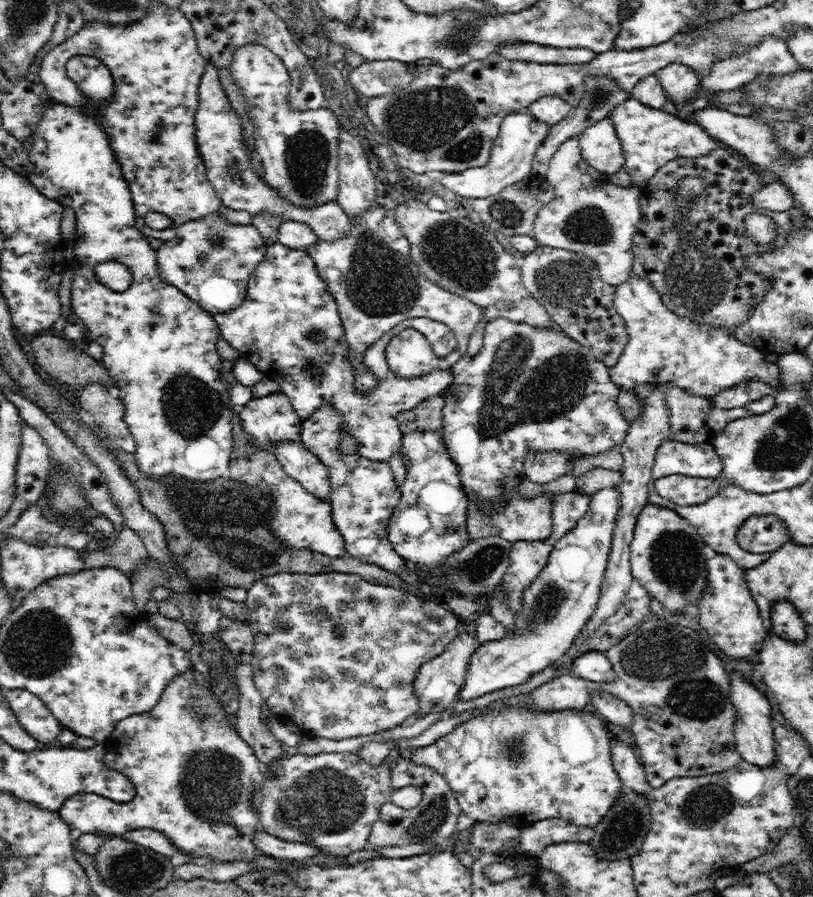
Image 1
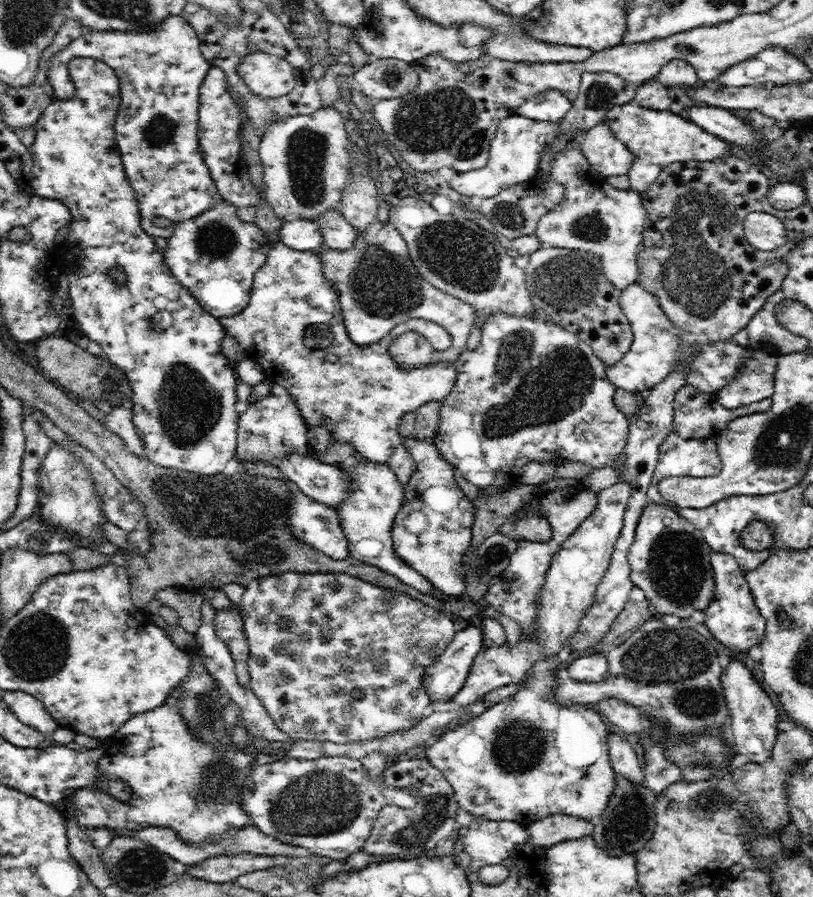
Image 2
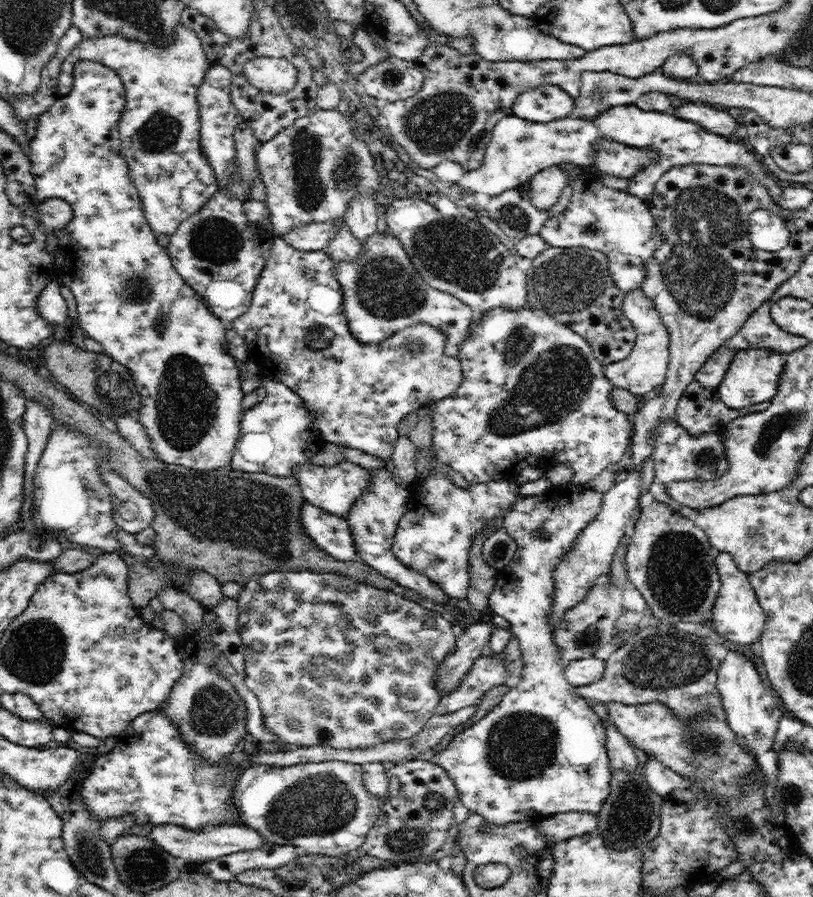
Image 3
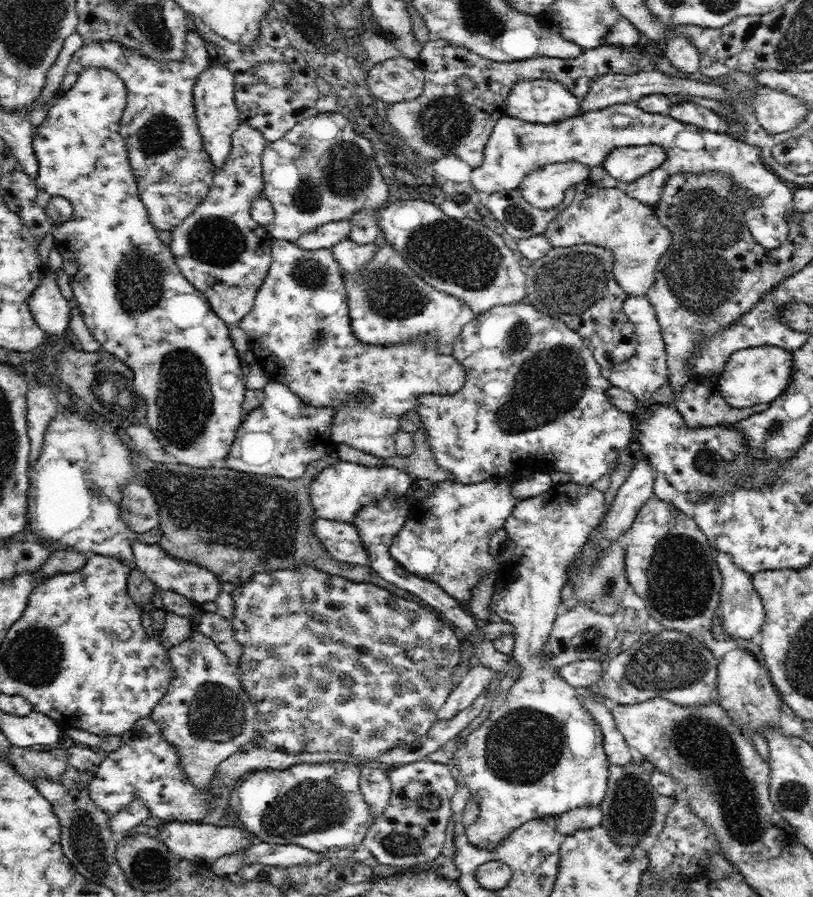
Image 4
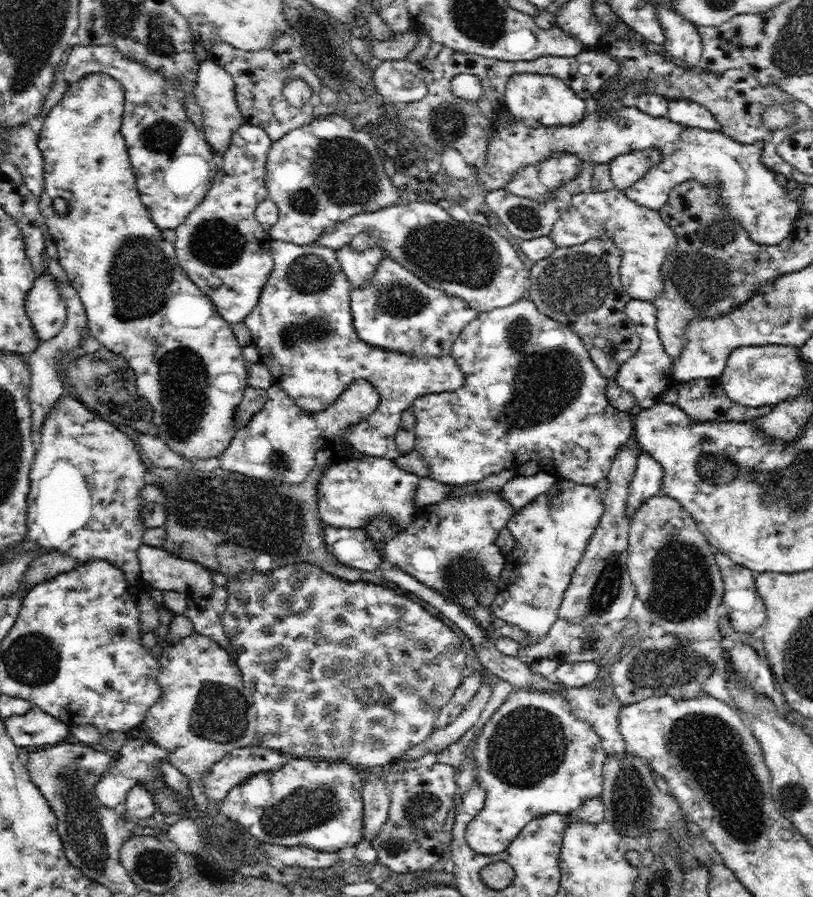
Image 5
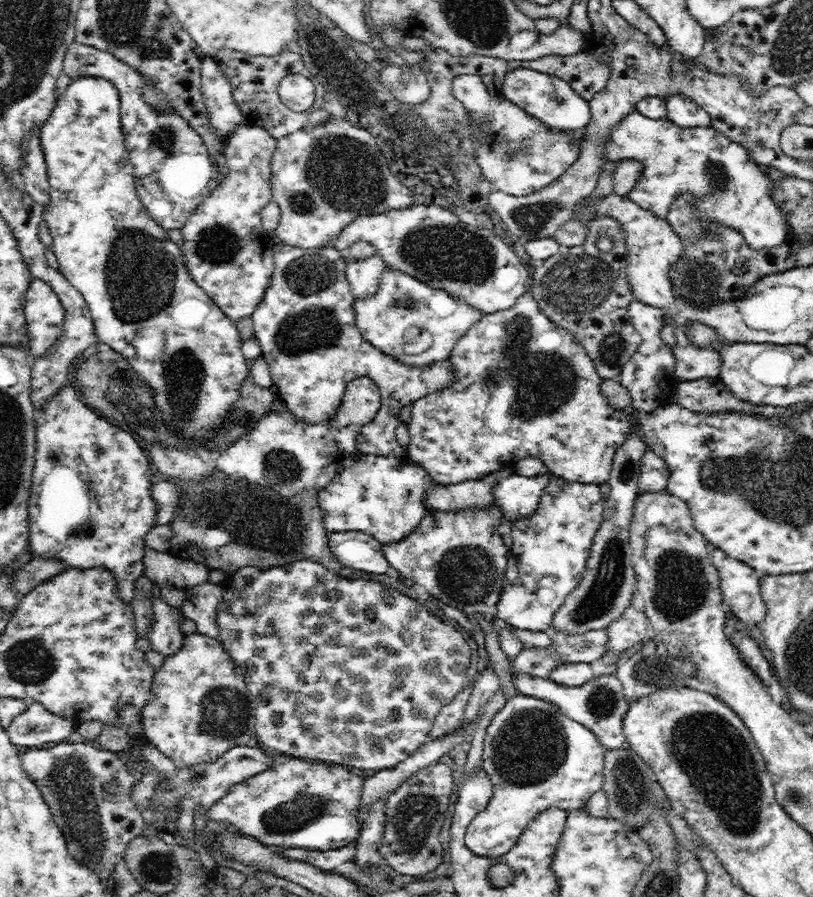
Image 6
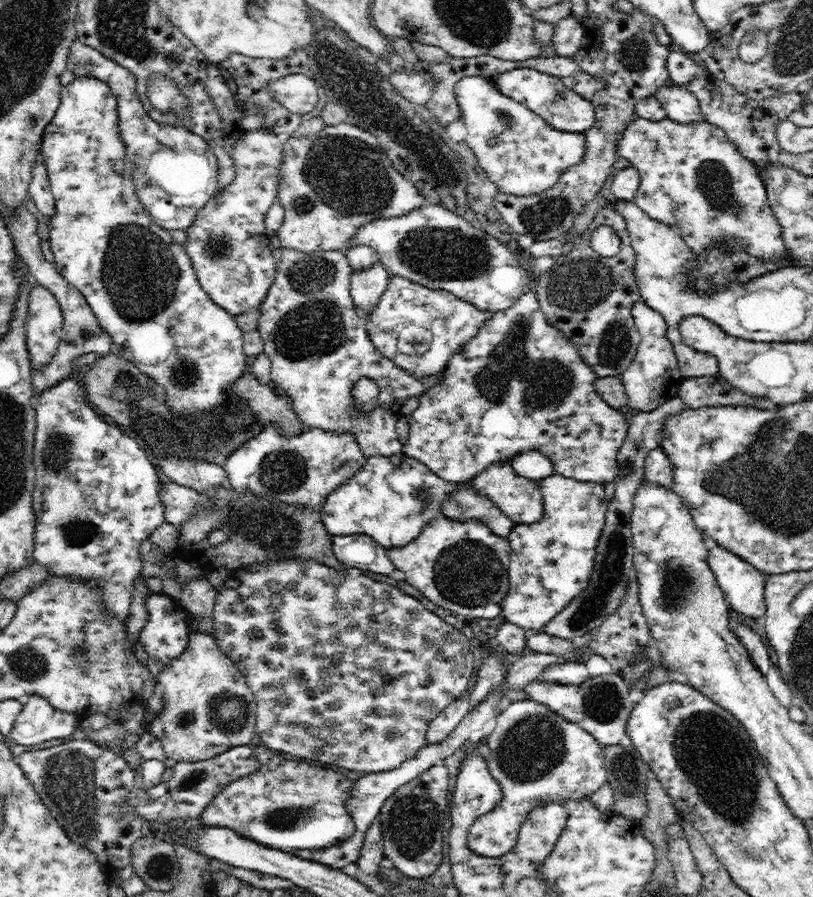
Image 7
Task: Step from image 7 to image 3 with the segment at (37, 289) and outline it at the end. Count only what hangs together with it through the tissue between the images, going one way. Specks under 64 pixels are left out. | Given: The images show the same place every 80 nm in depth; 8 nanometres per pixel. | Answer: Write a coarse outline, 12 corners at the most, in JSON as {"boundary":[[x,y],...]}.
{"boundary":[[60,280],[38,296],[38,312],[52,327],[68,318]]}

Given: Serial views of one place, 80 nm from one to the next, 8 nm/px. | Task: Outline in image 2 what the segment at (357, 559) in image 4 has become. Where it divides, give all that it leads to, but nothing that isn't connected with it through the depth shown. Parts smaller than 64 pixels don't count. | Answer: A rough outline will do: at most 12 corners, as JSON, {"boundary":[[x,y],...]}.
{"boundary":[[289,483],[288,527],[333,559],[351,556],[338,511]]}

